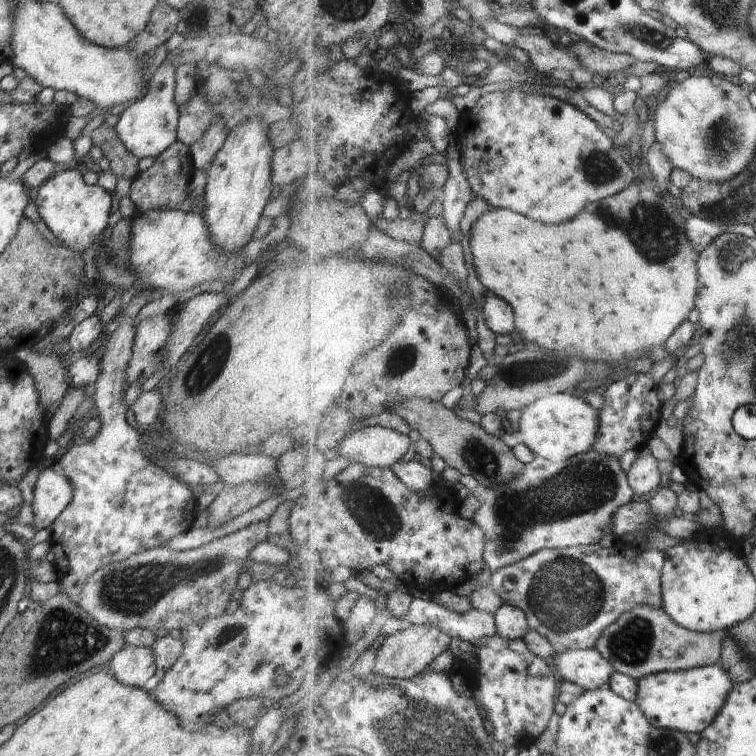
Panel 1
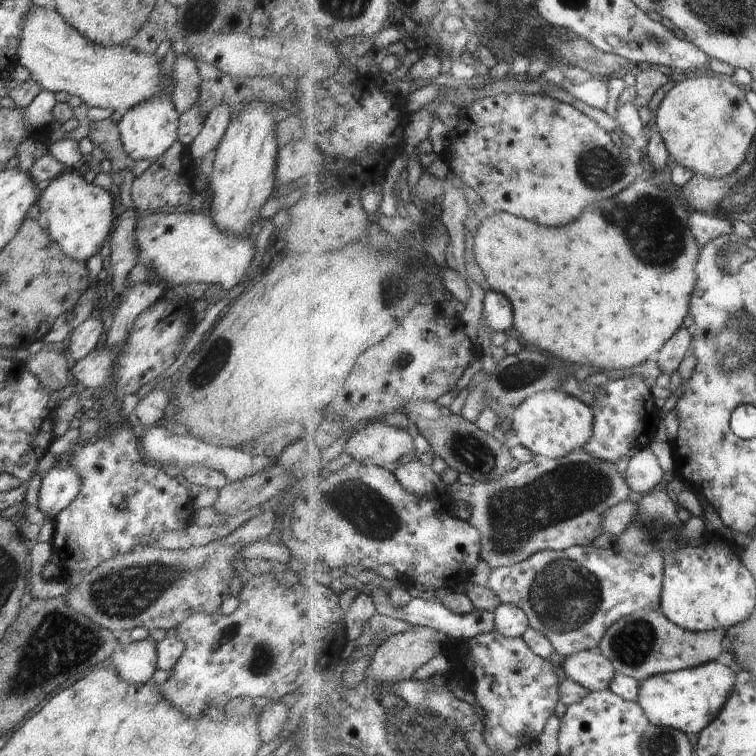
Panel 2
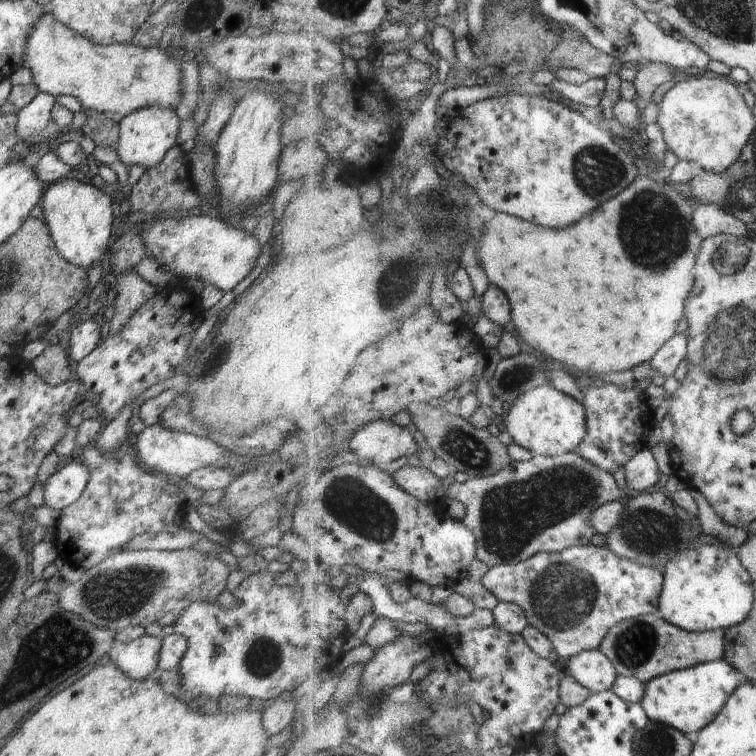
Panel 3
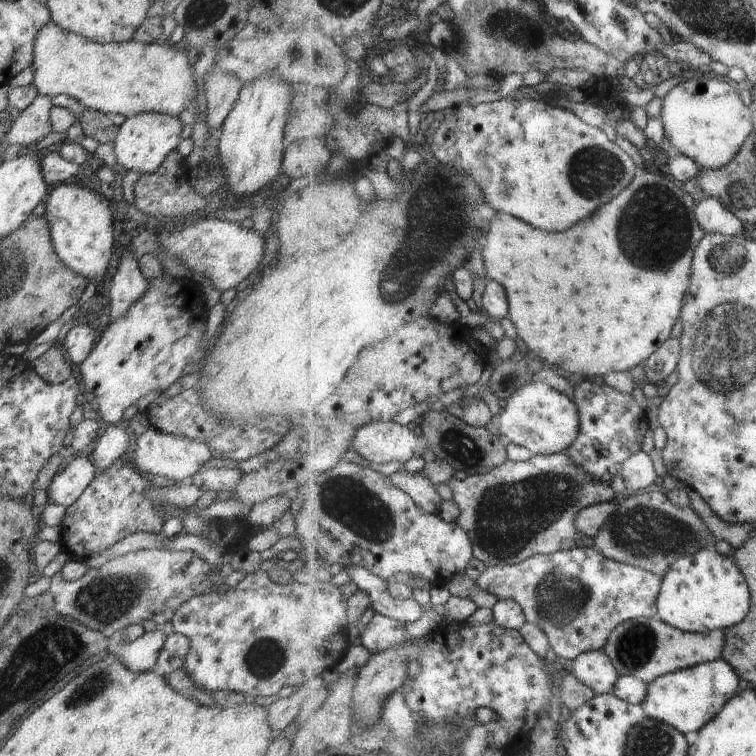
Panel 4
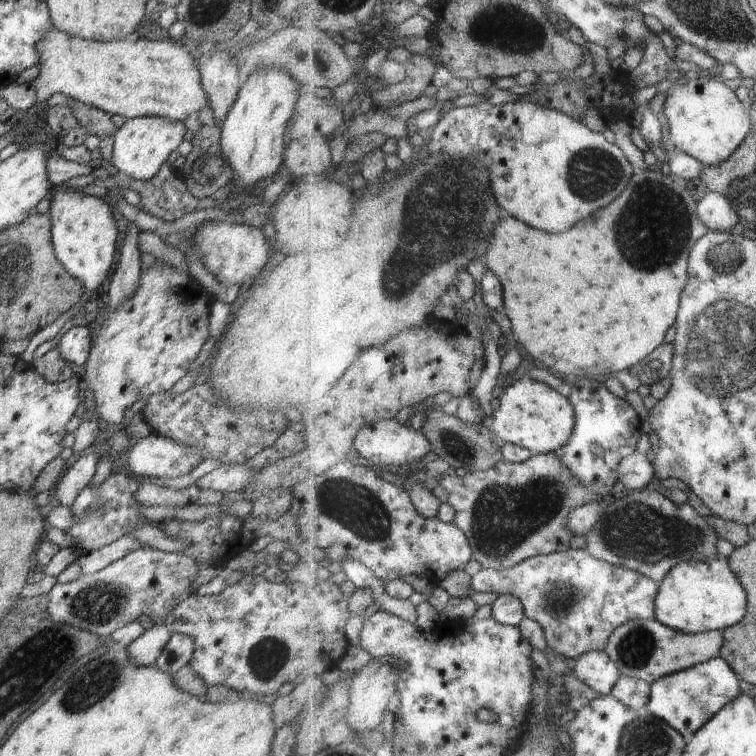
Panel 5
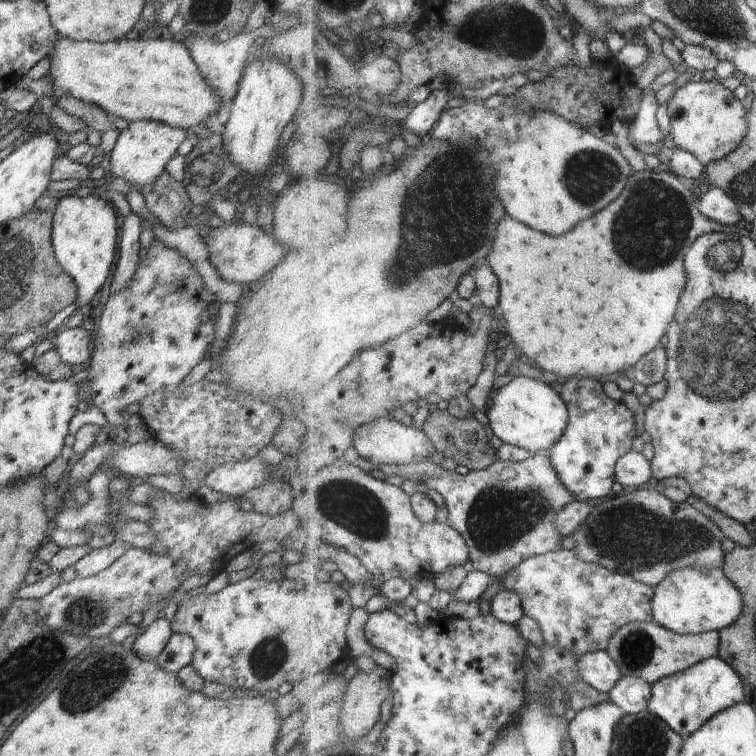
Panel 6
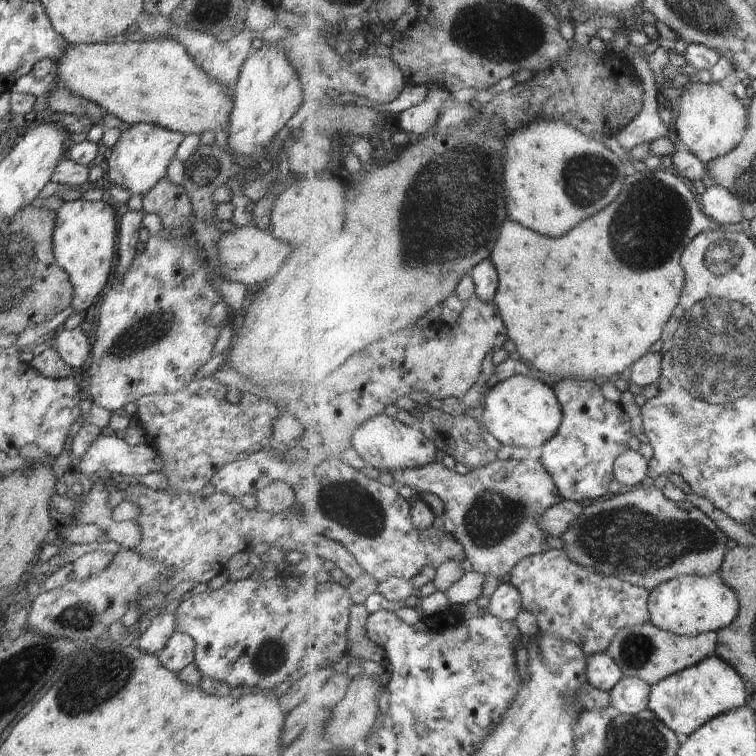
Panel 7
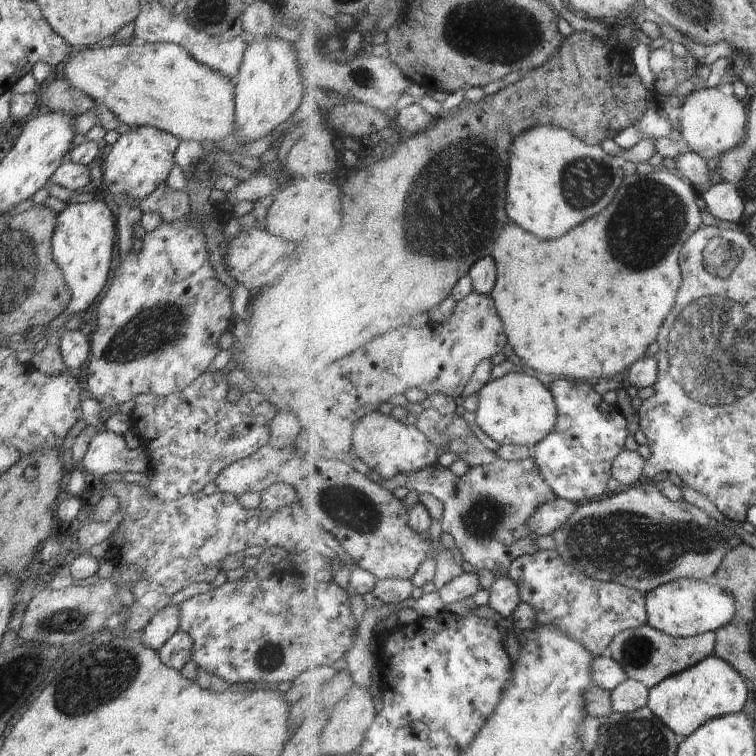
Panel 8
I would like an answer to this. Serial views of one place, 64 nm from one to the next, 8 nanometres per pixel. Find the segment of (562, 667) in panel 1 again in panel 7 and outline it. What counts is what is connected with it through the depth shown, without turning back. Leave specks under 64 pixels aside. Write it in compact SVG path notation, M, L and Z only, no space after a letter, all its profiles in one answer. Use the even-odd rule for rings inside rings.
M604 652L588 659L586 676L596 688L611 692L624 680L625 674L612 655Z

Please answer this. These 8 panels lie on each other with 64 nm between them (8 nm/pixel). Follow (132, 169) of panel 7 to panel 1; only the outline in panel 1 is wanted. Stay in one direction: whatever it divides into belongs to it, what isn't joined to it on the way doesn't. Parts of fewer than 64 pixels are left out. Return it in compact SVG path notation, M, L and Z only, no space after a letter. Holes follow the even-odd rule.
M162 59L162 65L149 80L149 90L134 103L120 111L120 120L114 128L117 136L135 158L157 158L177 142L179 110L174 103L175 64L170 59Z

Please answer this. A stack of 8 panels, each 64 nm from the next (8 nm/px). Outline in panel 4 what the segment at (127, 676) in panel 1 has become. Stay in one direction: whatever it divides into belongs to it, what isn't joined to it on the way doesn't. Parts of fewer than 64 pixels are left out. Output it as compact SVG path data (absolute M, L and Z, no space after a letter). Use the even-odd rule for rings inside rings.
M159 628L156 631L145 632L136 640L126 644L111 643L109 652L116 656L124 664L124 668L128 668L132 674L157 671L158 655L166 638L166 634Z

